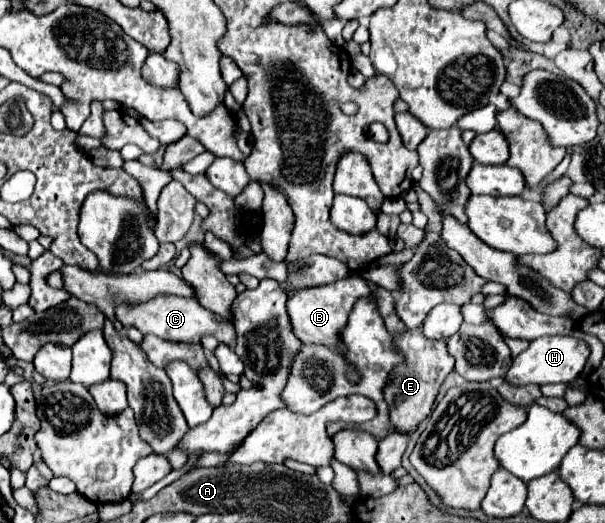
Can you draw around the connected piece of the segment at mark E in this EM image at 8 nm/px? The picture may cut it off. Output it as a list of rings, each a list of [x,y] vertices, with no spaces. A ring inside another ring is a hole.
[[[422,328],[396,334],[392,342],[404,356],[404,362],[390,372],[384,388],[384,400],[390,408],[390,424],[394,424],[394,432],[410,436],[412,432],[416,432],[418,424],[432,412],[432,404],[444,378],[454,370],[454,358],[446,352],[444,340],[430,340],[422,336]]]

